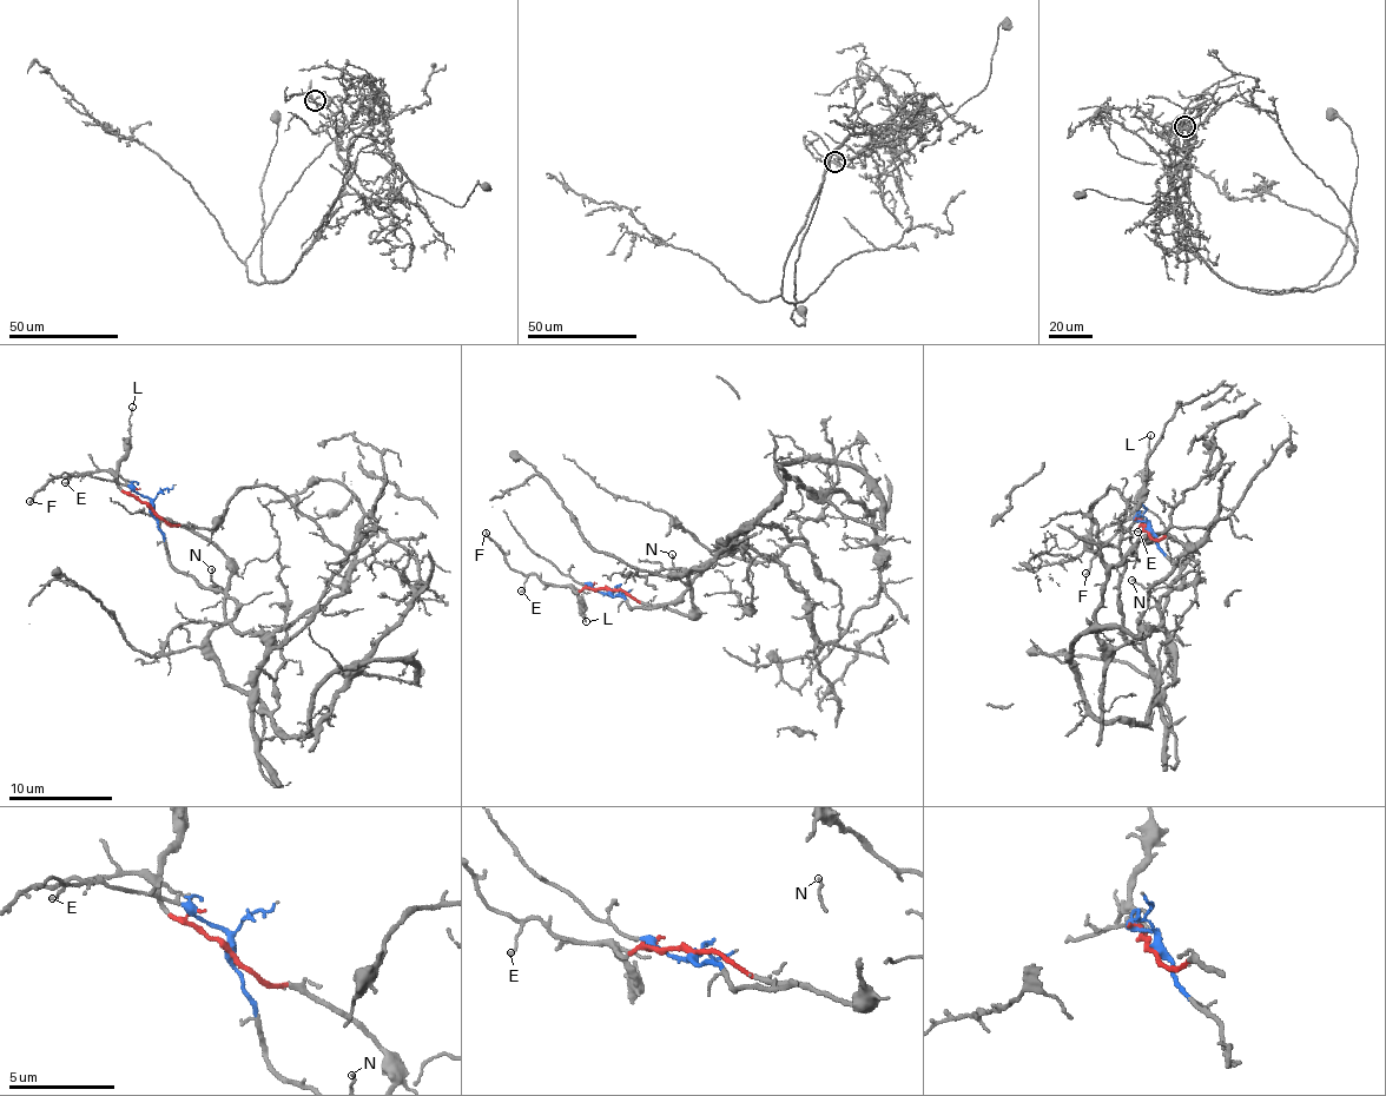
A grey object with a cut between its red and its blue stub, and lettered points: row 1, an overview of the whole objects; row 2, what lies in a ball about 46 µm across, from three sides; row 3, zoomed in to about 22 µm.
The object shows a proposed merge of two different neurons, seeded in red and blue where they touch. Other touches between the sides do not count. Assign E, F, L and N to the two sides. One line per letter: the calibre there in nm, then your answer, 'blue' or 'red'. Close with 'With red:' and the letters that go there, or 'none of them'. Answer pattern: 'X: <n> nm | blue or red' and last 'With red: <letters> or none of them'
E: 110 nm | red
F: 170 nm | red
L: 90 nm | red
N: 110 nm | blue
With red: E, F, L

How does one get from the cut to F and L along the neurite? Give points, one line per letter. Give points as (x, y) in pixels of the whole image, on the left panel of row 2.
F: (151, 508), (118, 487), (109, 471), (57, 475), (31, 501)
L: (151, 508), (118, 487), (118, 460), (126, 451), (133, 407)

